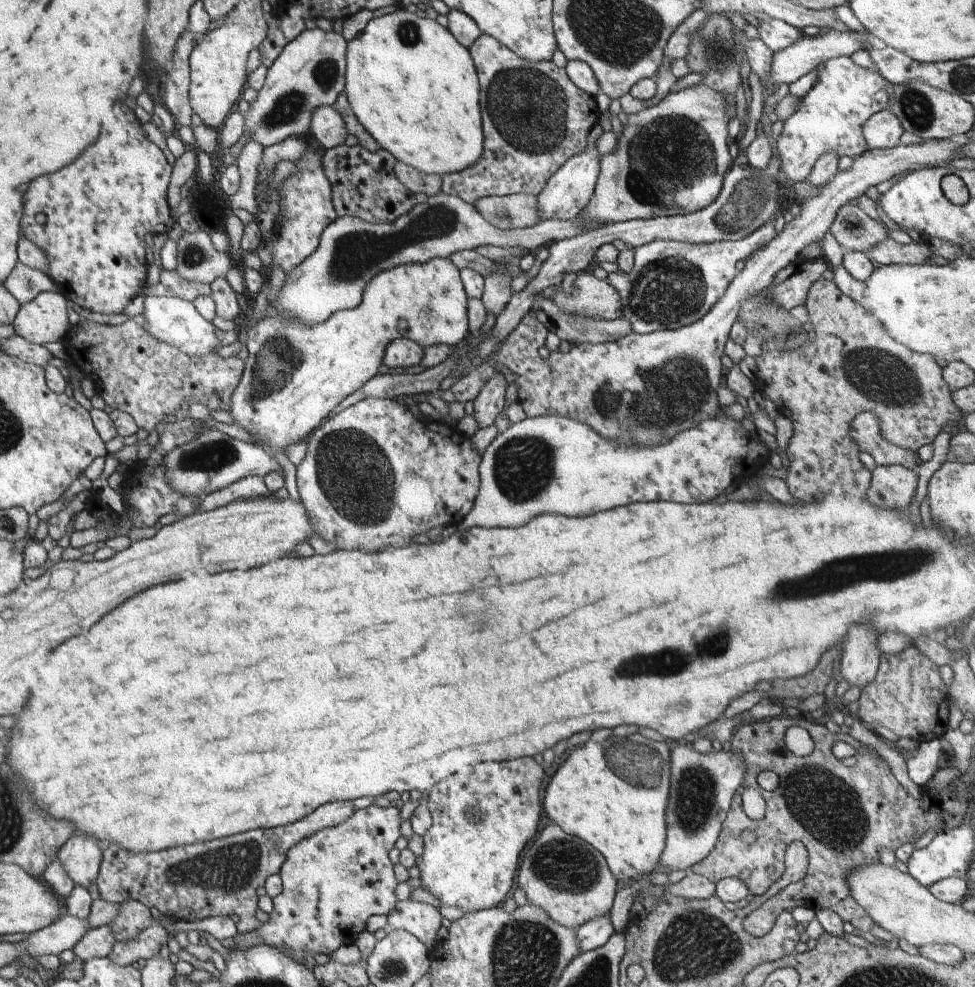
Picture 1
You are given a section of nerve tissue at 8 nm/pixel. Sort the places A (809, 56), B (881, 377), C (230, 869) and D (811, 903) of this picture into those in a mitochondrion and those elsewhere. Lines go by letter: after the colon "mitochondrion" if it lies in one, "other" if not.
A: other
B: mitochondrion
C: mitochondrion
D: other

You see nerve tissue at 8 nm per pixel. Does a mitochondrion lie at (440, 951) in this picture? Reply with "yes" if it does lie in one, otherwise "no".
no

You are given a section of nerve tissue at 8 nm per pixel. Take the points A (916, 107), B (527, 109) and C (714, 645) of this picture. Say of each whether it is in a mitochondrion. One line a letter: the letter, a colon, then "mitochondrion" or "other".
A: mitochondrion
B: mitochondrion
C: mitochondrion

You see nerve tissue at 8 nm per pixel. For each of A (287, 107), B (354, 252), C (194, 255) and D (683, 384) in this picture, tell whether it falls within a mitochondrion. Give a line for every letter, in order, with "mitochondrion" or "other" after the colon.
A: mitochondrion
B: mitochondrion
C: mitochondrion
D: mitochondrion

